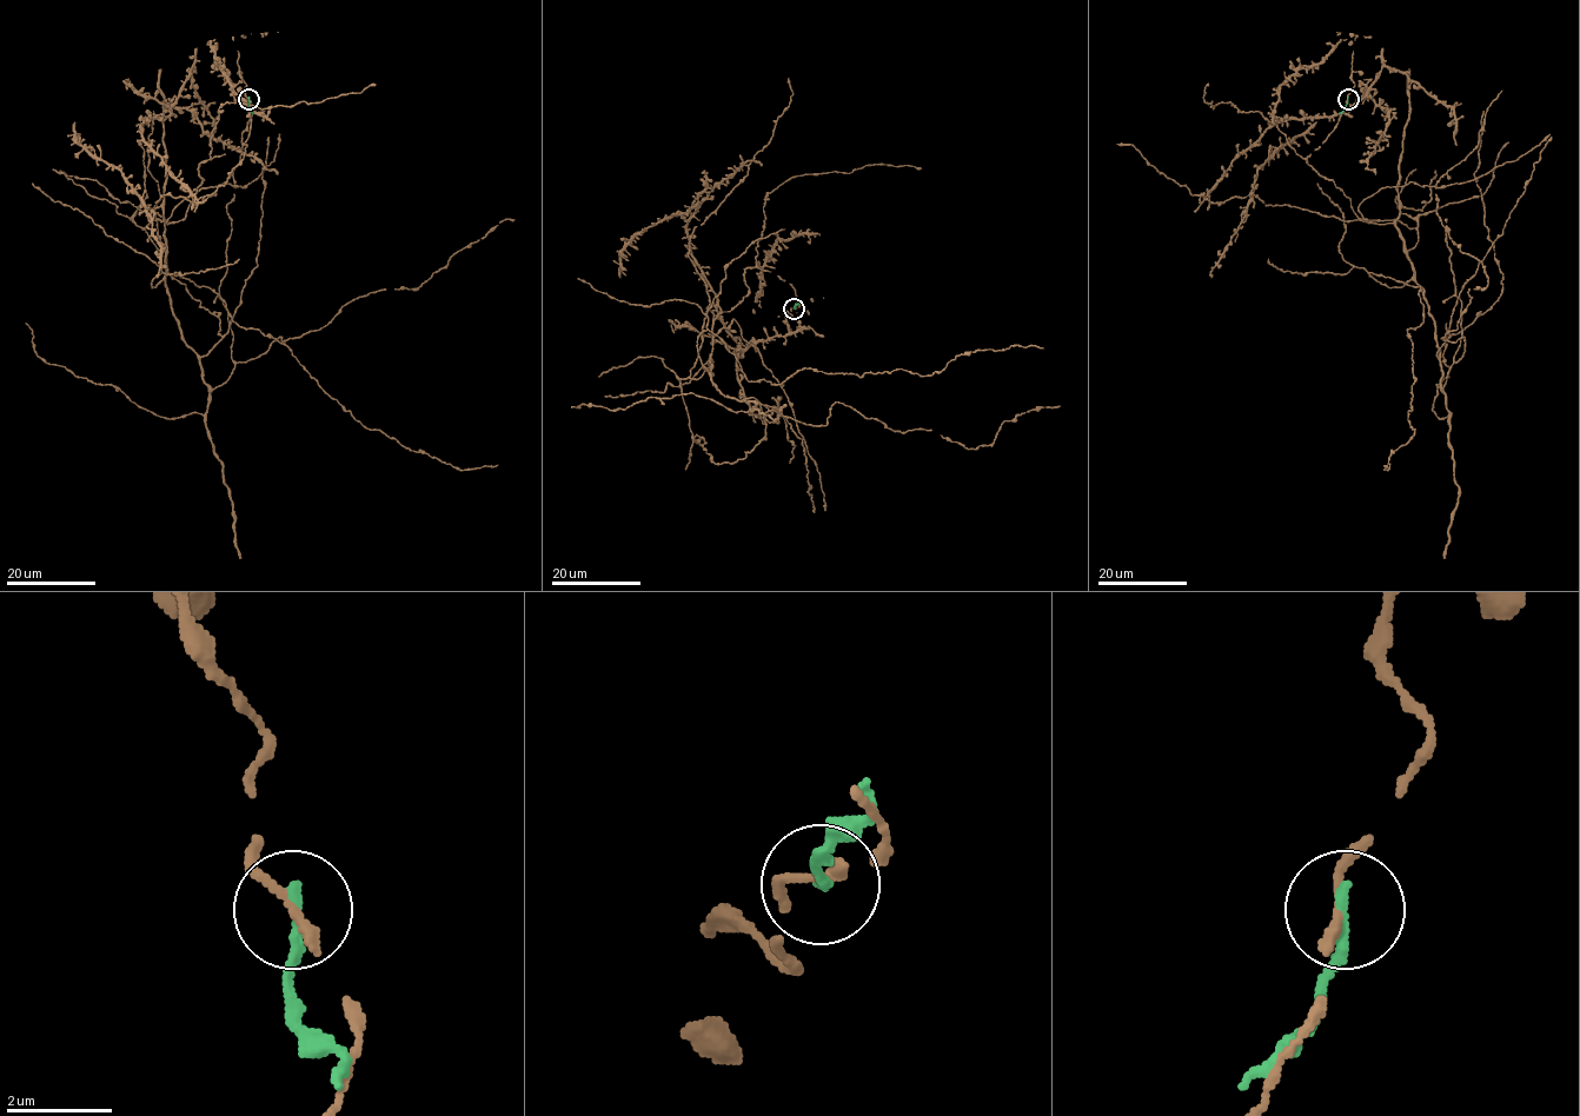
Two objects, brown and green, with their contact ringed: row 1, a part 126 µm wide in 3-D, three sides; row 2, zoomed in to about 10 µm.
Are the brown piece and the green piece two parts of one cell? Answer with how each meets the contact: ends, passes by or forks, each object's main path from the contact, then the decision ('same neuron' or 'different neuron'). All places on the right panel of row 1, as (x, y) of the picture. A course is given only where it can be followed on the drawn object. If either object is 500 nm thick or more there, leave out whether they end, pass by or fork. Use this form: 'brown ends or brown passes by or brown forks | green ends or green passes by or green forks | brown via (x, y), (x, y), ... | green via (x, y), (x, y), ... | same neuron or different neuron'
brown ends | green ends | brown via (1347, 99), (1306, 161), (1409, 250), (1396, 220), (1203, 199), (1383, 66), (1456, 145) | green via (1348, 99), (1339, 113) | different neuron

